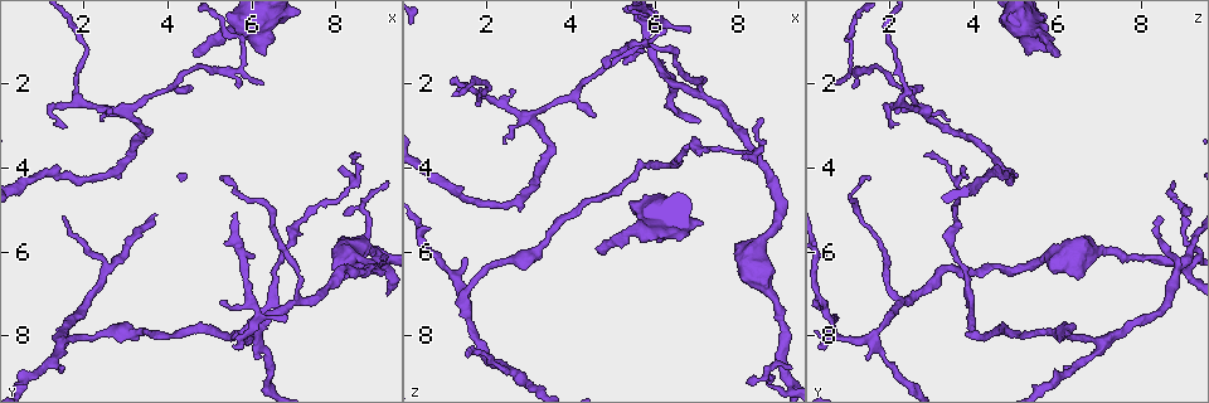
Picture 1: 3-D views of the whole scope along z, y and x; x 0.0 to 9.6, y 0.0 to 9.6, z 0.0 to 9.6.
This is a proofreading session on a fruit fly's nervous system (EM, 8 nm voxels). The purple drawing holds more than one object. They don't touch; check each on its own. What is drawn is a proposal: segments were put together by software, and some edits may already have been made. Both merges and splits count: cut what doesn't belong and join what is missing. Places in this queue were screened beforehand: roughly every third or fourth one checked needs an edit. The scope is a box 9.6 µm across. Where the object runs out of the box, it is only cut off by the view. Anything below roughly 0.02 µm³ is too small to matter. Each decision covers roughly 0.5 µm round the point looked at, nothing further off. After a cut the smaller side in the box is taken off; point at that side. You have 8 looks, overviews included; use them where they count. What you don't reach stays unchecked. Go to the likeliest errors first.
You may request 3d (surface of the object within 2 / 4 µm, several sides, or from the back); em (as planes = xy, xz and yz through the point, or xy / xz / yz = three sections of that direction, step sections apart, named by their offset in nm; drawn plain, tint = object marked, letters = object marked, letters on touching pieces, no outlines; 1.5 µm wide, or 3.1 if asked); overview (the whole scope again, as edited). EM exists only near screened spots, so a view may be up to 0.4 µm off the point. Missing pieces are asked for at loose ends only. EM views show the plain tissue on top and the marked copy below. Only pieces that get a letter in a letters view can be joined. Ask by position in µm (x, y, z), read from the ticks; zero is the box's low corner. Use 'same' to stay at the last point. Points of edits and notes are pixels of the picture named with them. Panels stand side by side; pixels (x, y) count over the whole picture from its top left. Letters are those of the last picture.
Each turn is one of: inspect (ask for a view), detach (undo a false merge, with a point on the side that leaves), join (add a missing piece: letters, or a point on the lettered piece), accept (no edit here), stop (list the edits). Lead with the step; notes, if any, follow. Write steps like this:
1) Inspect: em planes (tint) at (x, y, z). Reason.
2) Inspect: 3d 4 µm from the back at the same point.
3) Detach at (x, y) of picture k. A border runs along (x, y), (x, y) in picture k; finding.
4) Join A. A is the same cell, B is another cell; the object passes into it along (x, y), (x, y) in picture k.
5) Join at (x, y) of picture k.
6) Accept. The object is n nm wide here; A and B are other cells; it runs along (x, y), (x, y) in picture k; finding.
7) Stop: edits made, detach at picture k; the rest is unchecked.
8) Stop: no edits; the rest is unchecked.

Inspect: em xz step 8 (letters) at (4.55, 1.25, 6.00). Free end.

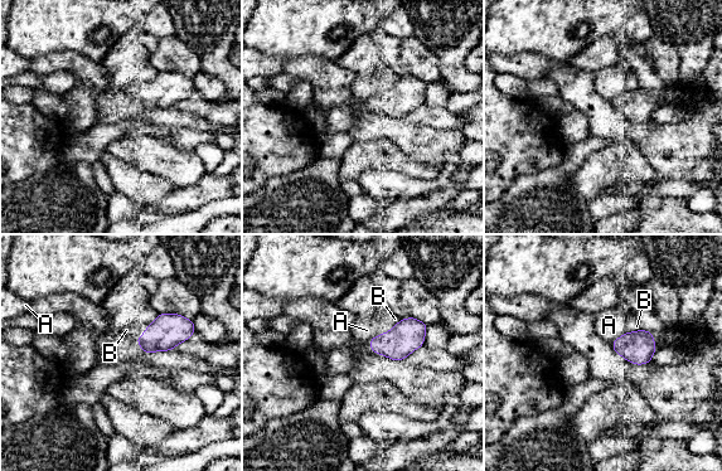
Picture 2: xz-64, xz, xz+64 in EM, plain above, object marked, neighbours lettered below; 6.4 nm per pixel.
Join A. A is the same cell, B is another cell; the neuron continues.

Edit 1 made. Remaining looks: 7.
Inspect: overview. See it whole again.

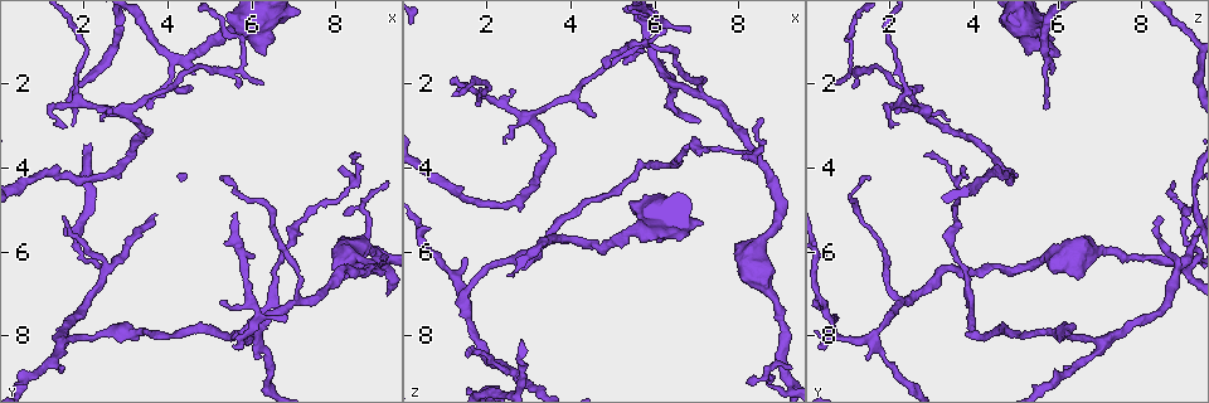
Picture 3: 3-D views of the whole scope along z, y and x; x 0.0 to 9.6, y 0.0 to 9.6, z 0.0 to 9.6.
Inspect: 3d 2 µm at (7.15, 7.15, 2.35). Arms part here.

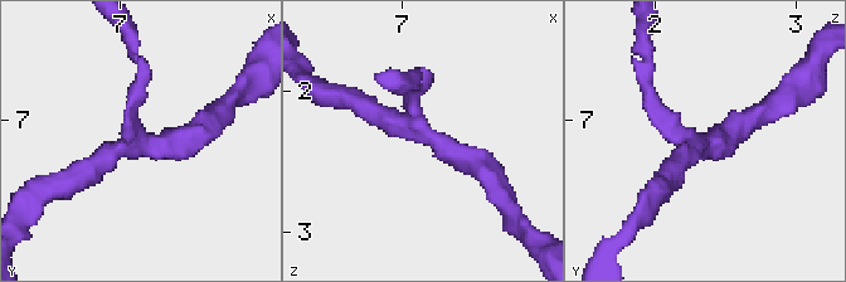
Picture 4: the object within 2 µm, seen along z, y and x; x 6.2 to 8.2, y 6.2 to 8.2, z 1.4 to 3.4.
Inspect: em planes (letters) at (7.16, 7.16, 2.34). 3 arms meet here.

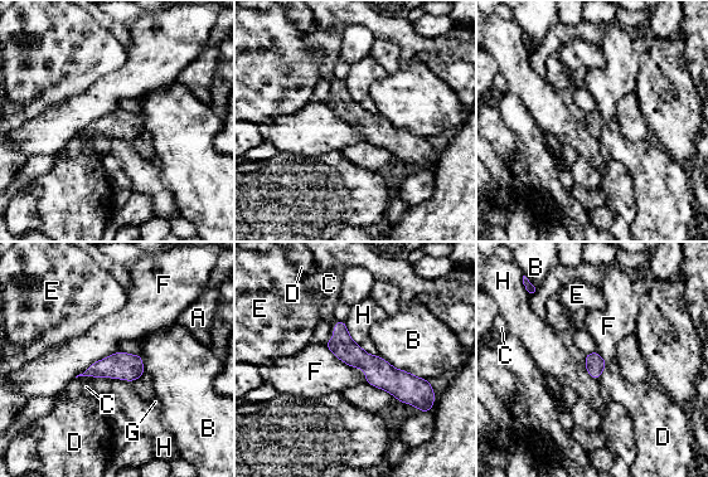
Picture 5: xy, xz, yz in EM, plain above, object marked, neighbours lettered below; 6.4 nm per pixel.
Accept. The object is 120 nm wide here; A, B, C, D, E, F, G and H are other cells; a border runs along (324, 345), (360, 368), (365, 380) in picture 5; all the same neuron.

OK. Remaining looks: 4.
Inspect: em planes (letters) at (5.80, 1.55, 1.10). Sharp bend.

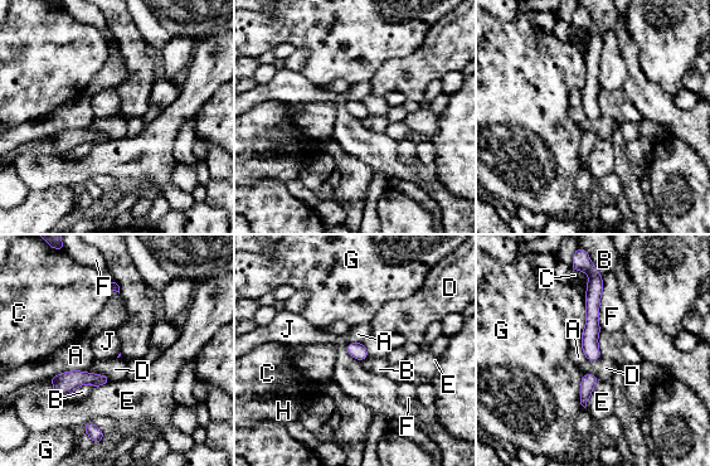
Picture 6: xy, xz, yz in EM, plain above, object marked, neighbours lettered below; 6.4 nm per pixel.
Accept. The longest contact is with F, 340 nm; A, B, C, D, E, F, G, H and J are other cells; all the same neuron.

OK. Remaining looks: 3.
Stop: edits made, join at picture 2; the rest is unchecked.

